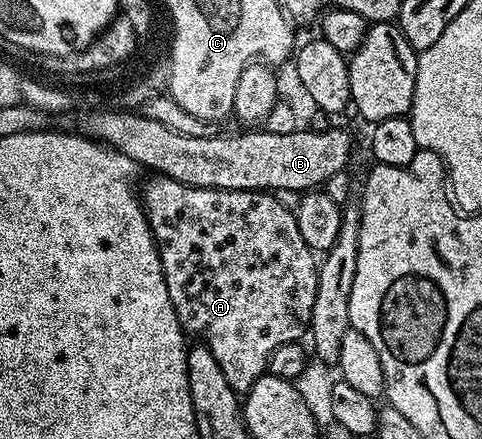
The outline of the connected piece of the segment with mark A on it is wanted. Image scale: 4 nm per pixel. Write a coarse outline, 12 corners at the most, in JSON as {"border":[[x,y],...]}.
{"border":[[150,177],[187,336],[235,393],[307,334],[319,260],[273,193]]}

